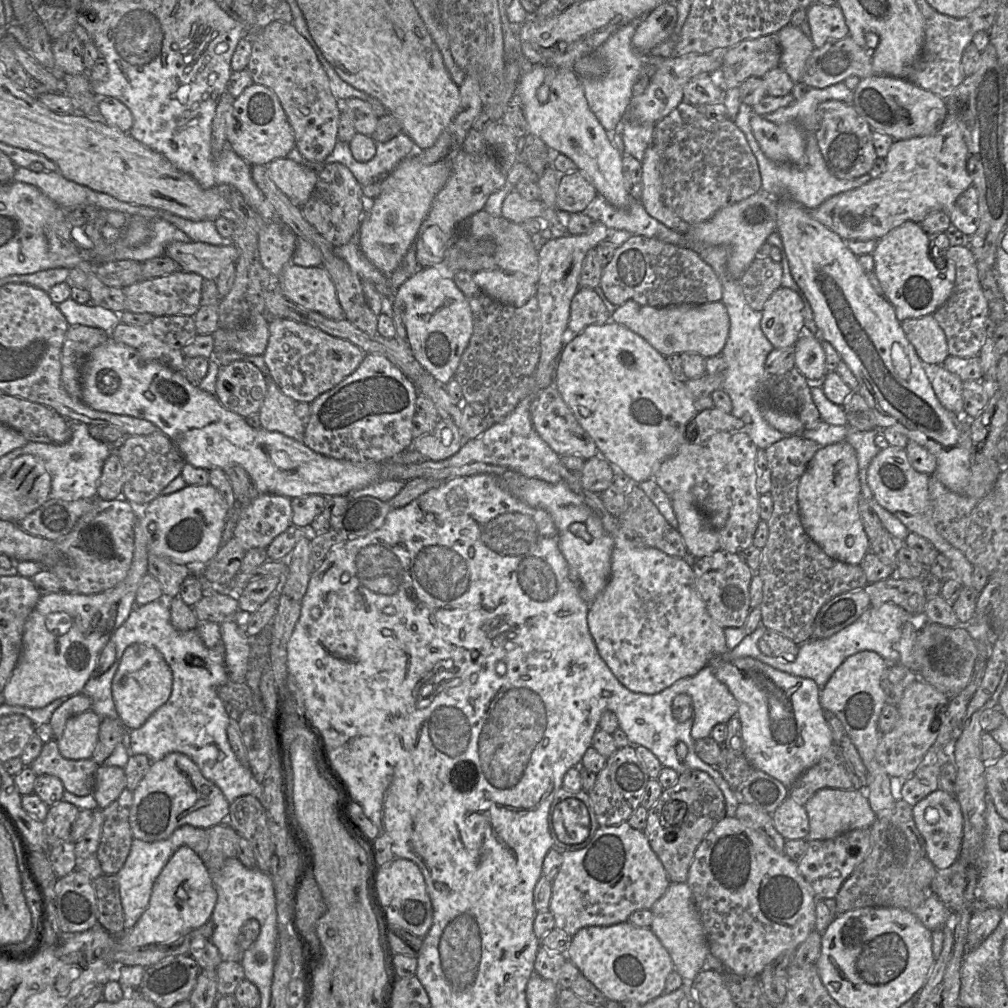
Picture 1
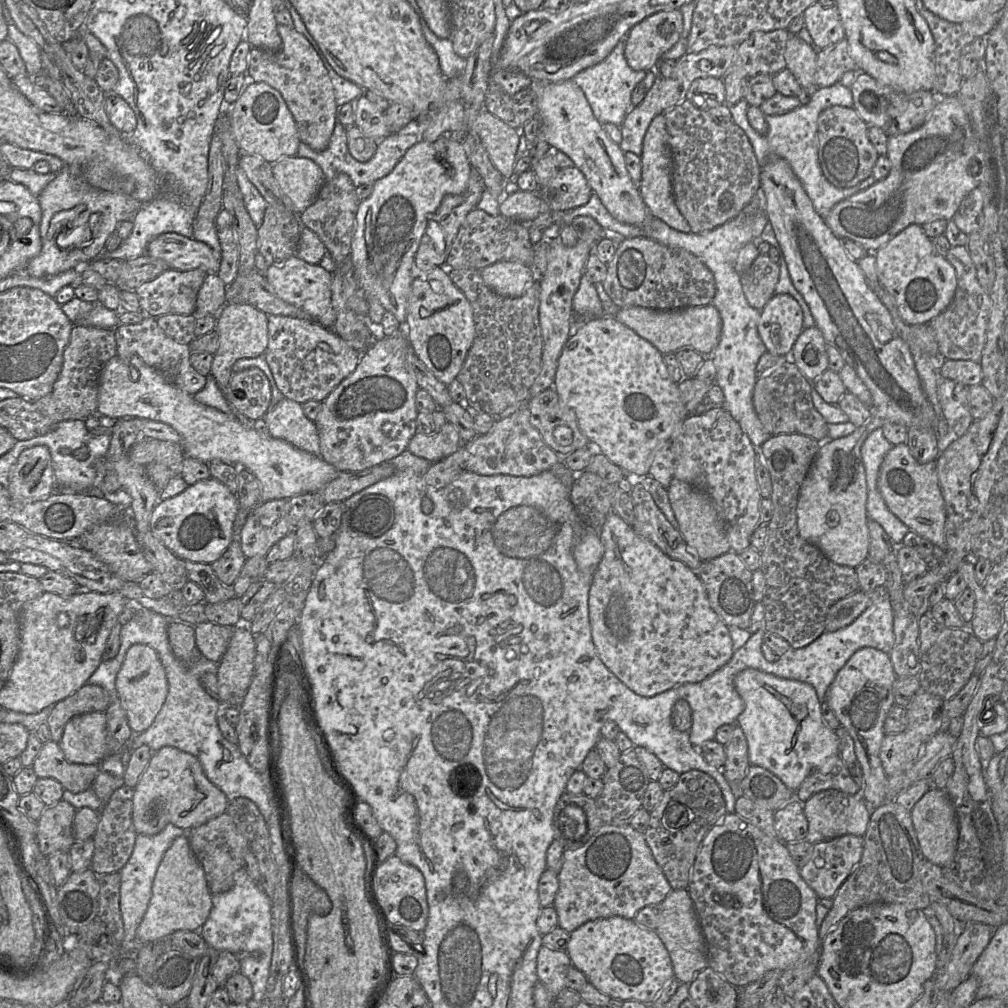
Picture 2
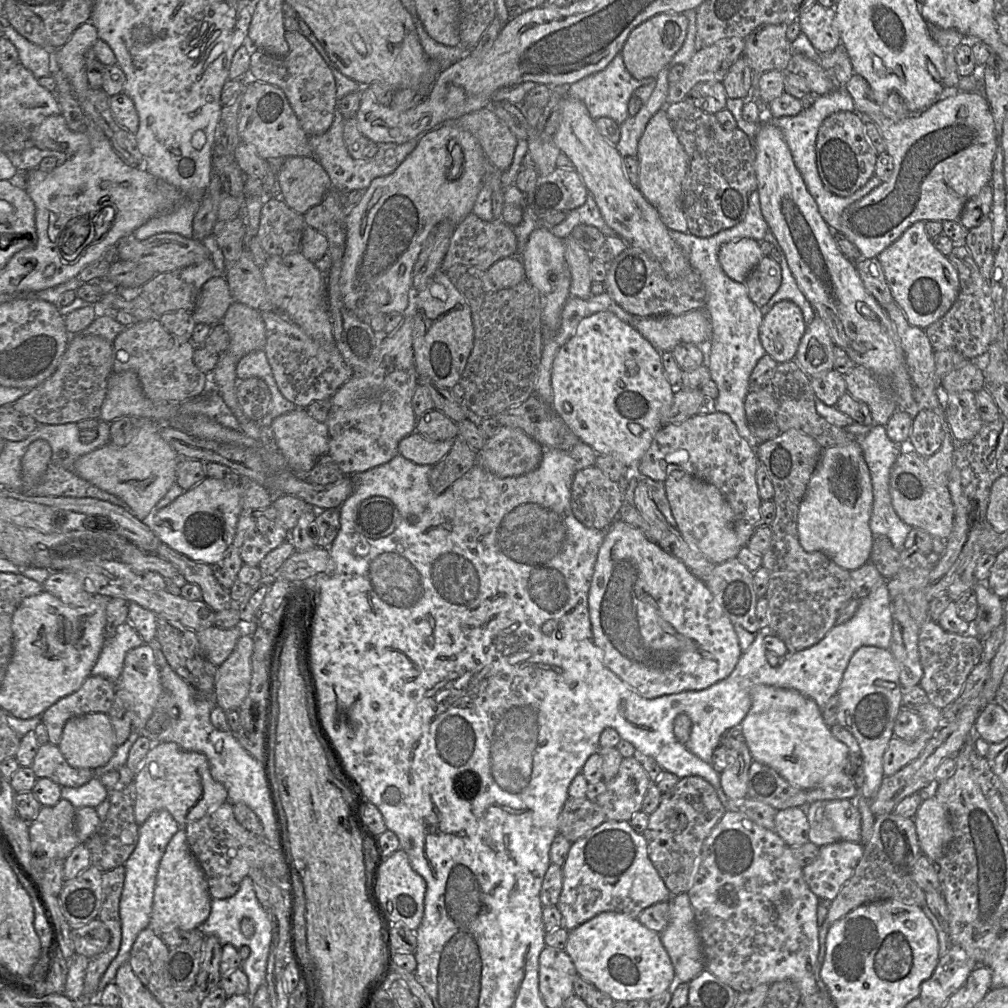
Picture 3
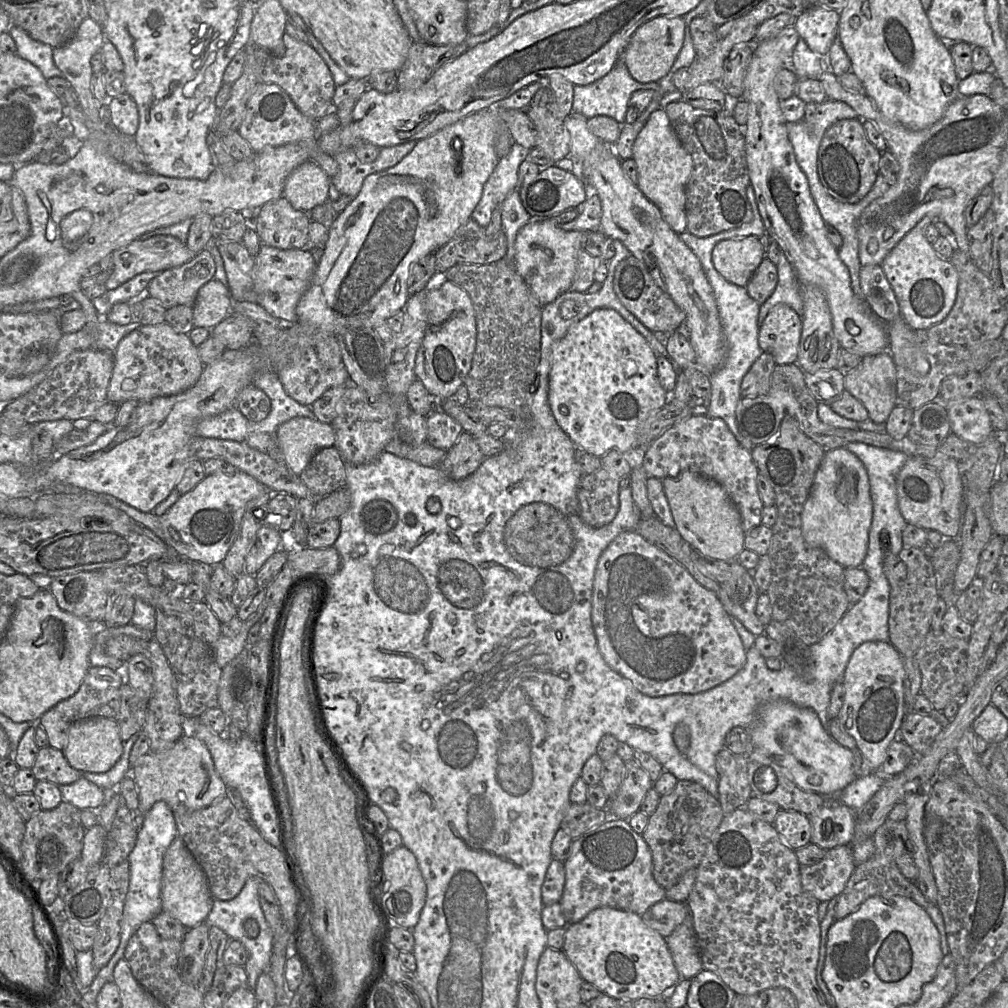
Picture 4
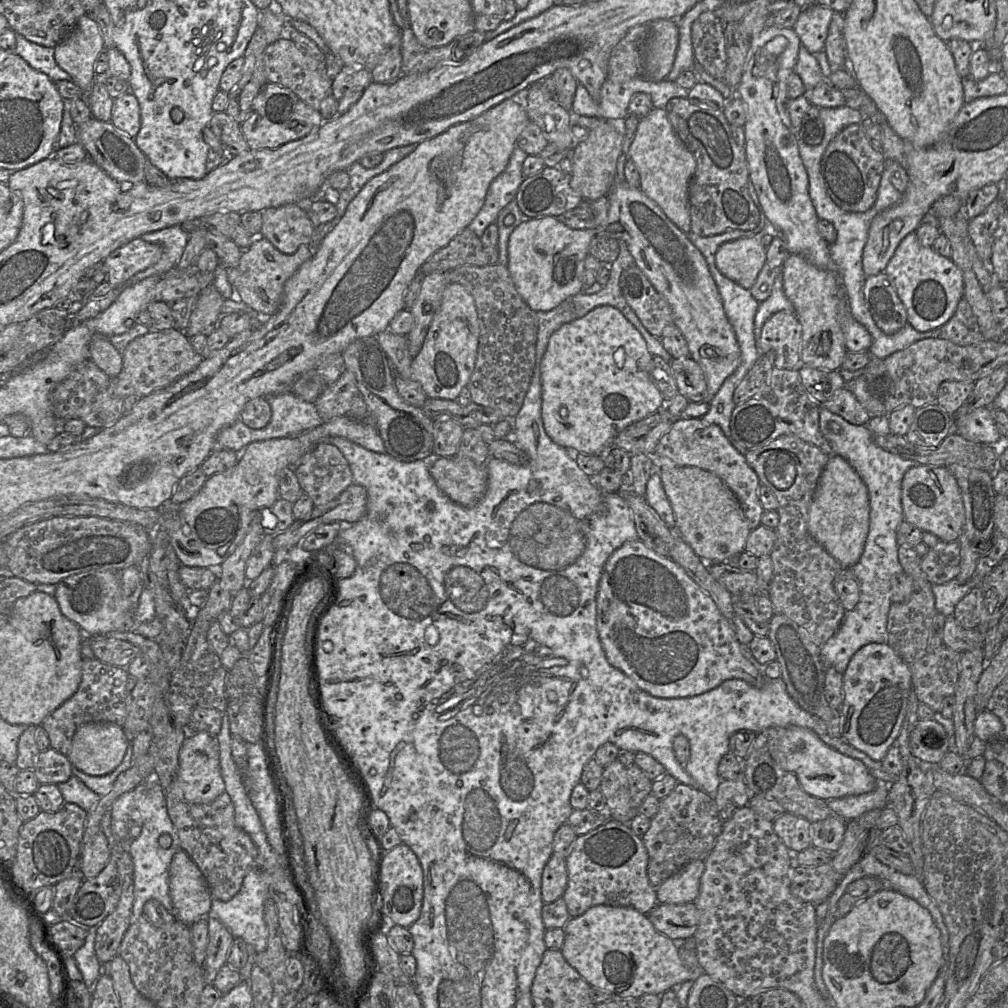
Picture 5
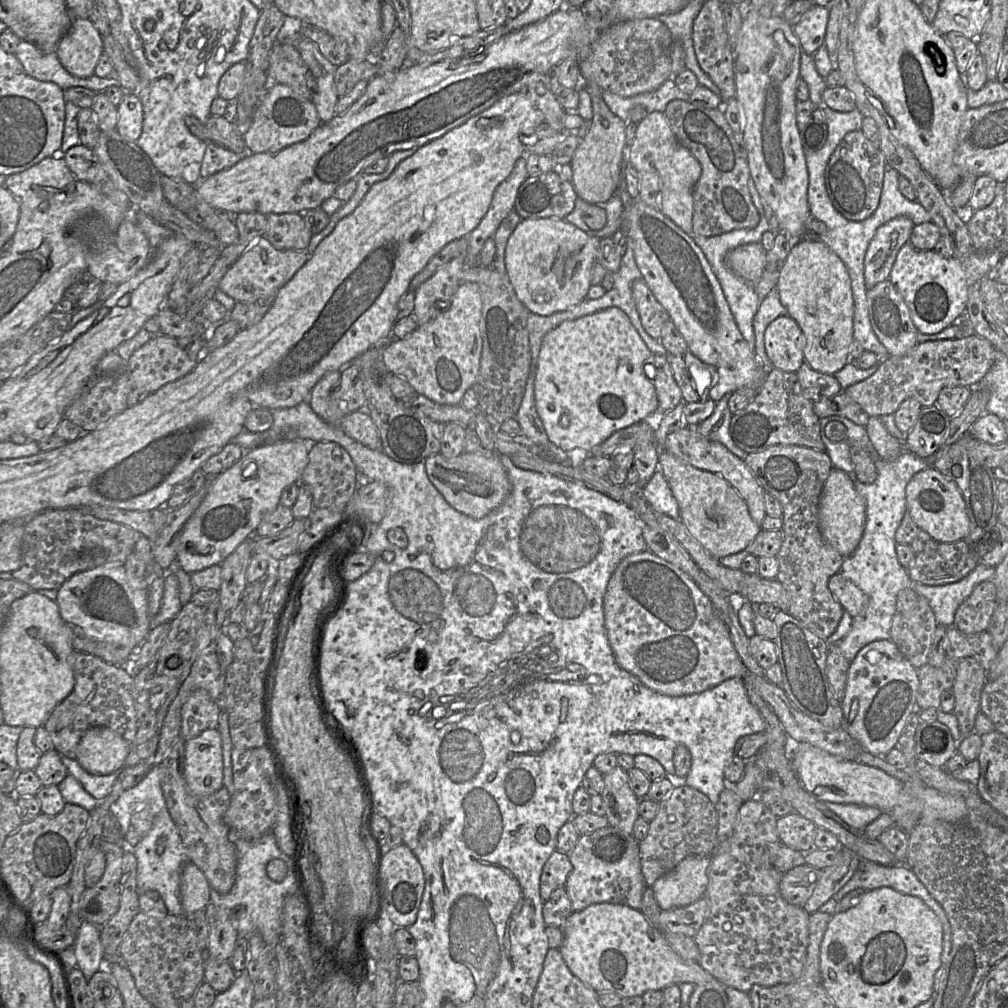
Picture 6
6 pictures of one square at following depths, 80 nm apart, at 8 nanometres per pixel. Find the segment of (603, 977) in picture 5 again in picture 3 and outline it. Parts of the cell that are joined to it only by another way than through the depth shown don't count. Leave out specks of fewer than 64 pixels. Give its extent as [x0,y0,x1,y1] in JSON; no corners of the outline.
[565,912,677,1001]

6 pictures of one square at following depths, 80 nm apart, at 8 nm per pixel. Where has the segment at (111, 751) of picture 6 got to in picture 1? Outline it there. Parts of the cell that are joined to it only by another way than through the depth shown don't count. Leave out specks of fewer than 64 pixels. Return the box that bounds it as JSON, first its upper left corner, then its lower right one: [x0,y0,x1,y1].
[57,710,102,760]

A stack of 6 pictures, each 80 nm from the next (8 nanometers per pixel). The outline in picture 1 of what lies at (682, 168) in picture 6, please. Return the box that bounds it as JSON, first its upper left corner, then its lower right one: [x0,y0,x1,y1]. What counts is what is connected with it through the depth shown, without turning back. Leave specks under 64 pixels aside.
[640,144,691,233]

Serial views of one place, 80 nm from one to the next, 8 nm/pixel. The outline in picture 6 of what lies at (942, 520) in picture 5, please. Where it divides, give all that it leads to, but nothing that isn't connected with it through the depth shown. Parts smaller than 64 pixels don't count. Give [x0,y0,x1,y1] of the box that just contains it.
[906,467,970,542]

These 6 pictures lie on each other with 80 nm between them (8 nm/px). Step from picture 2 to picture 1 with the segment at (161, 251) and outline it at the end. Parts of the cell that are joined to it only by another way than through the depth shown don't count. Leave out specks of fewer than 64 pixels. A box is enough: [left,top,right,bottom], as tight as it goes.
[164,242,238,280]

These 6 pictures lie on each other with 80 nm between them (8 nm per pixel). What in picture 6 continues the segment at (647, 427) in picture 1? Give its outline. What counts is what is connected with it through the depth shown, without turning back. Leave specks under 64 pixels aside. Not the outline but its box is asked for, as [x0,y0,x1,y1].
[535,306,660,451]

